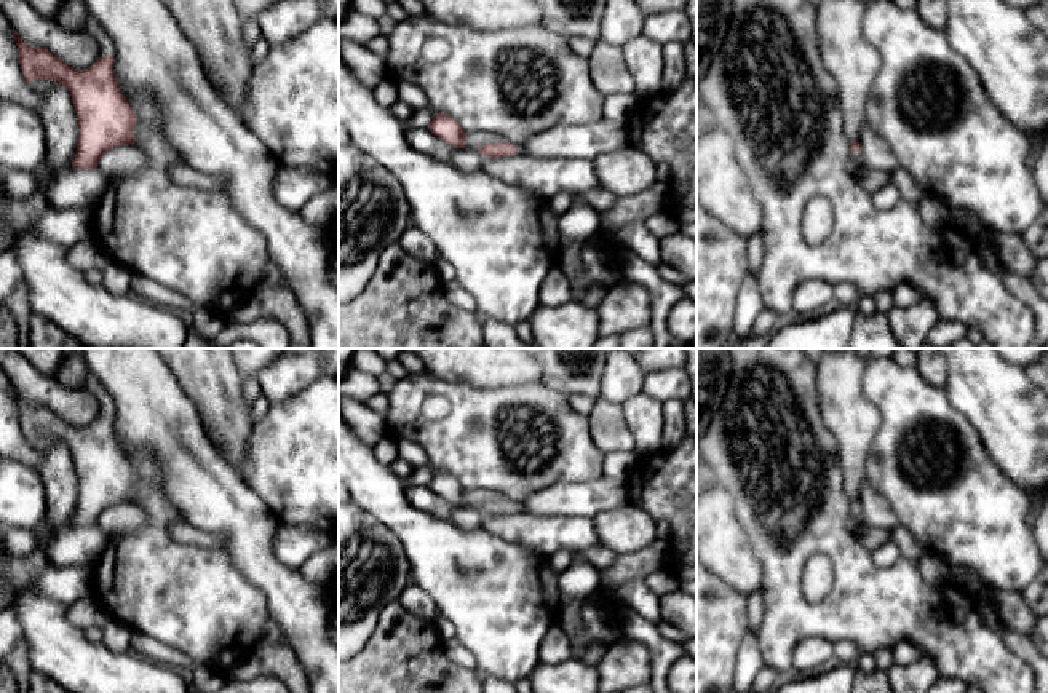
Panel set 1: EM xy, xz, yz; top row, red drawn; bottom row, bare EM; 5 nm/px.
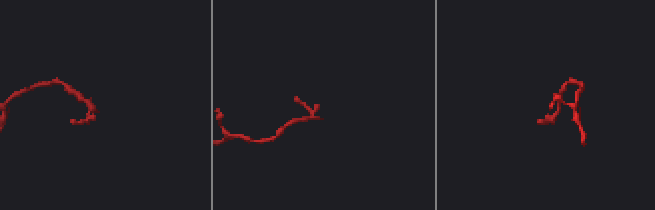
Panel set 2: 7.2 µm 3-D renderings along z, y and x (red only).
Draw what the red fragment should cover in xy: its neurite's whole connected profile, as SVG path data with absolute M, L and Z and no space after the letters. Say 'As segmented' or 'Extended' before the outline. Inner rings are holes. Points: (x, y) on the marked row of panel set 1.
Extended. M91 13L86 16L85 30L96 38L101 57L88 69L73 69L48 50L26 45L13 27L26 81L30 85L32 80L54 80L72 96L80 128L72 168L96 169L105 152L134 144L136 115L117 85L115 46Z

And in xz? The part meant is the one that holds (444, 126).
As segmented. M436 113L428 129L444 142L457 148L465 148L466 133L449 113Z

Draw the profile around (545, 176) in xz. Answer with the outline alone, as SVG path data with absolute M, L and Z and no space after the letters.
M527 155L486 156L482 171L505 184L551 198L559 192L585 193L601 188L593 163Z

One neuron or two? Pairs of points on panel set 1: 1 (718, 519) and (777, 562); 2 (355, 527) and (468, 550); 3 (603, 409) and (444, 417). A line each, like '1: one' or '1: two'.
1: two
2: two
3: two

